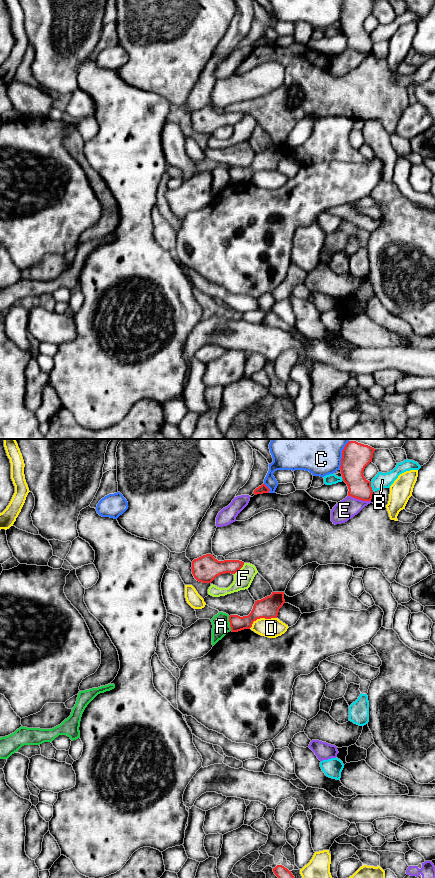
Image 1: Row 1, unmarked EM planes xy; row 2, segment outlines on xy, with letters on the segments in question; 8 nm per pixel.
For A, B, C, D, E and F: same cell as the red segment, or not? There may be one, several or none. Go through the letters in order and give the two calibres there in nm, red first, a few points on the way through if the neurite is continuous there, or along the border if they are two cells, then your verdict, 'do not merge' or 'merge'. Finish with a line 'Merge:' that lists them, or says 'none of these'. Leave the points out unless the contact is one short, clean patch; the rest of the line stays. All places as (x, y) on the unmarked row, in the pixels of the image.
A: calibres 120 and 140 nm; border xy (228, 168), (231, 182); do not merge
B: calibres 200 and 130 nm; do not merge
C: calibres 200 and 220 nm; do not merge
D: calibres 170 and 160 nm; do not merge
E: calibres 180 and 160 nm; do not merge
F: calibres 190 and 150 nm; do not merge
Merge: none of these

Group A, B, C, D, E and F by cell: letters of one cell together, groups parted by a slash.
A / B / C / D / E / F

